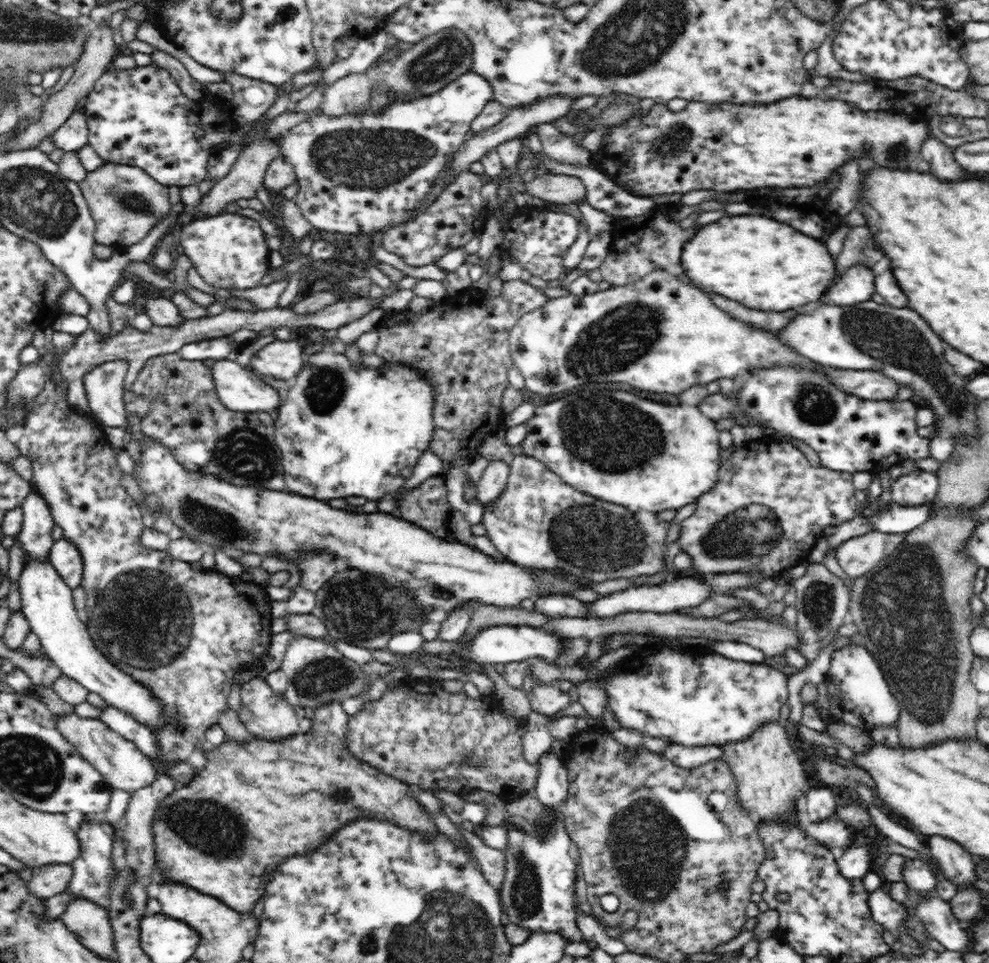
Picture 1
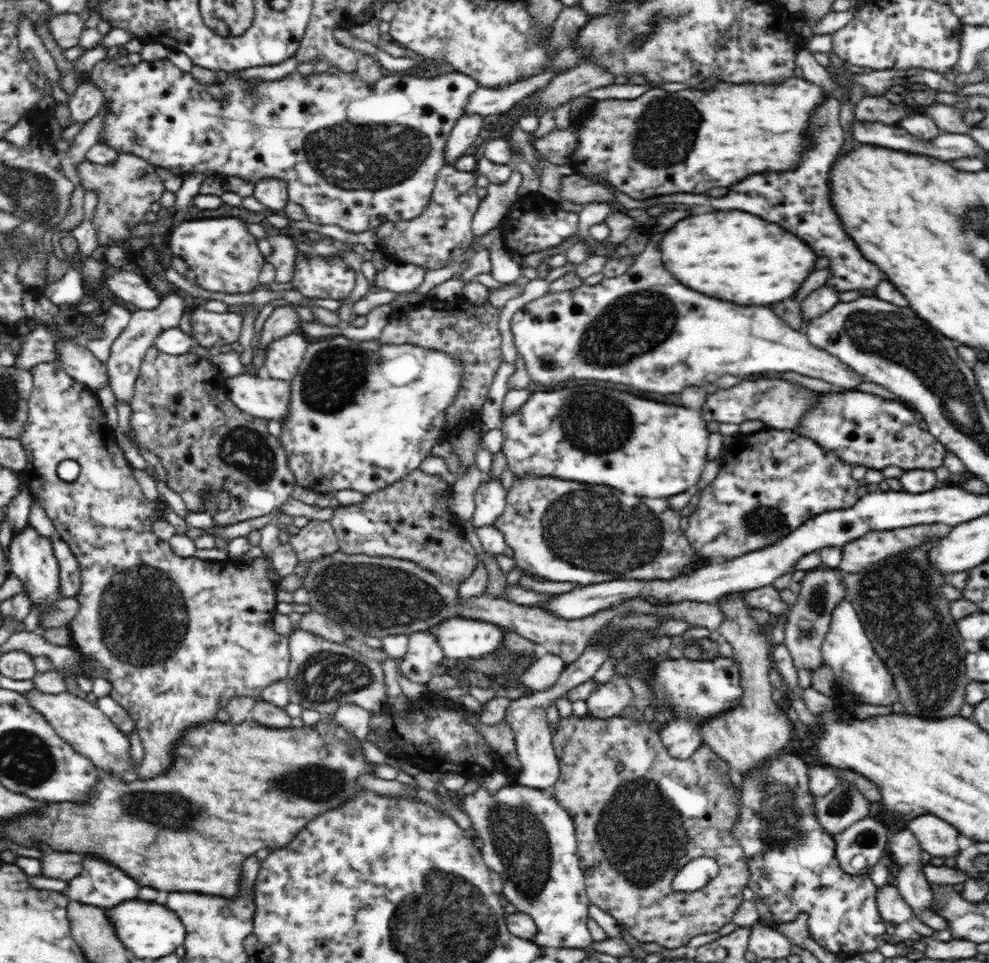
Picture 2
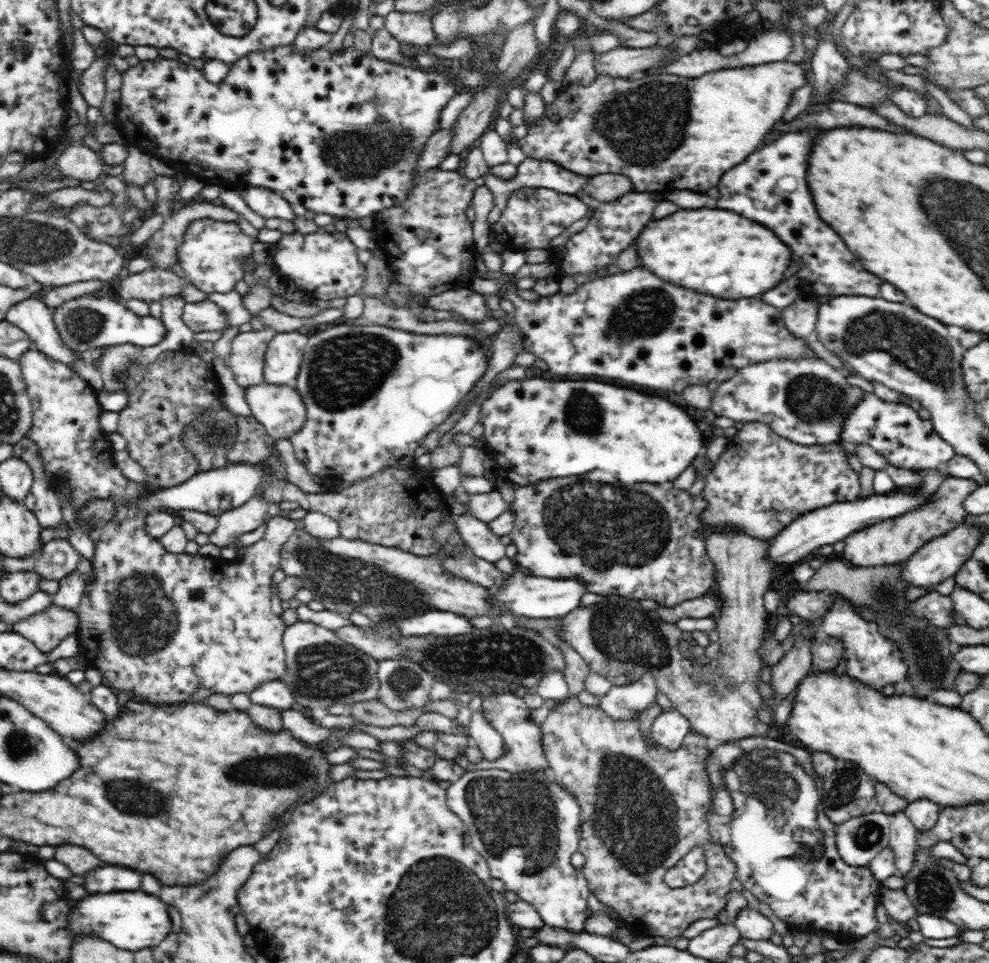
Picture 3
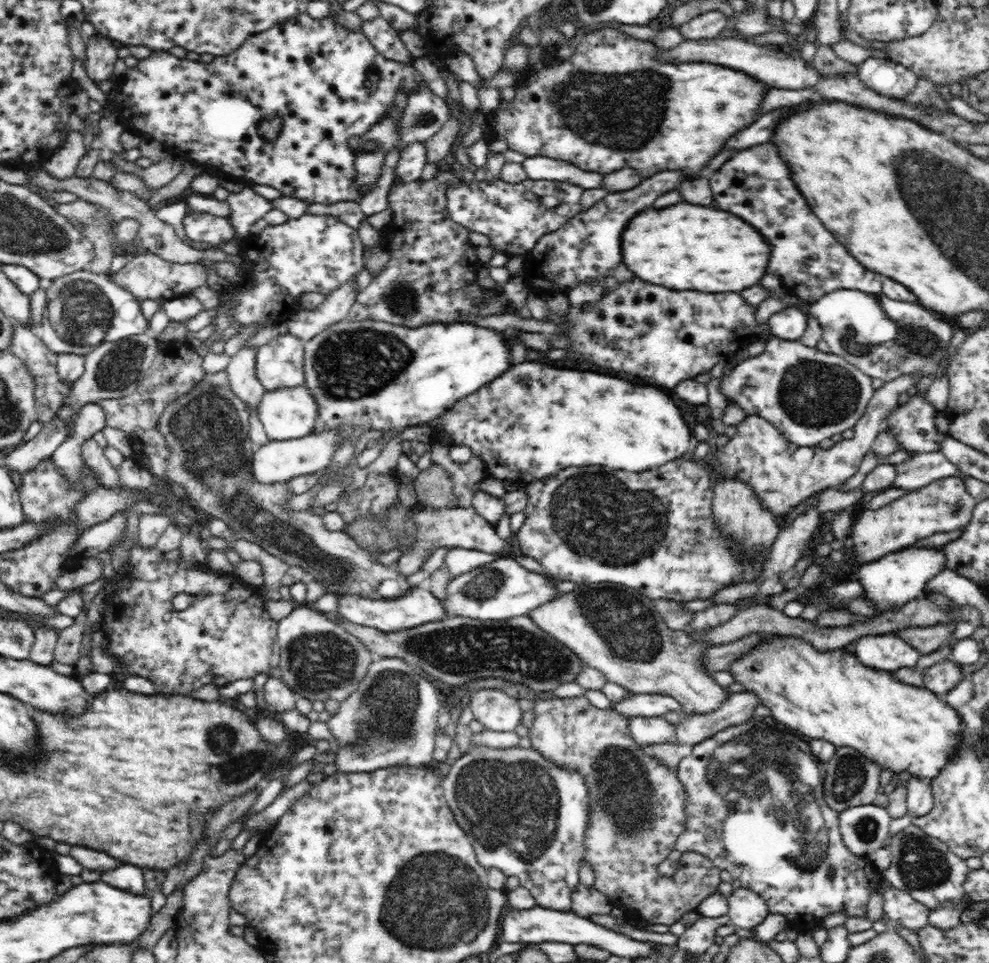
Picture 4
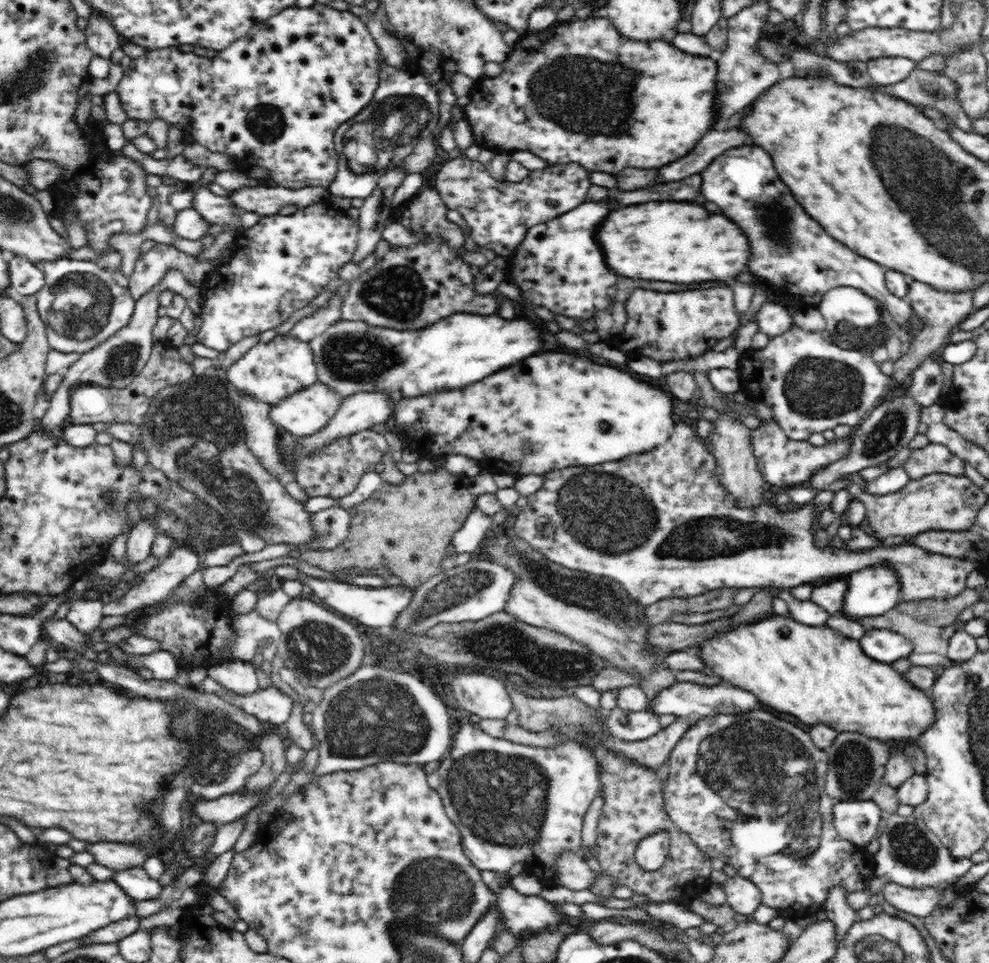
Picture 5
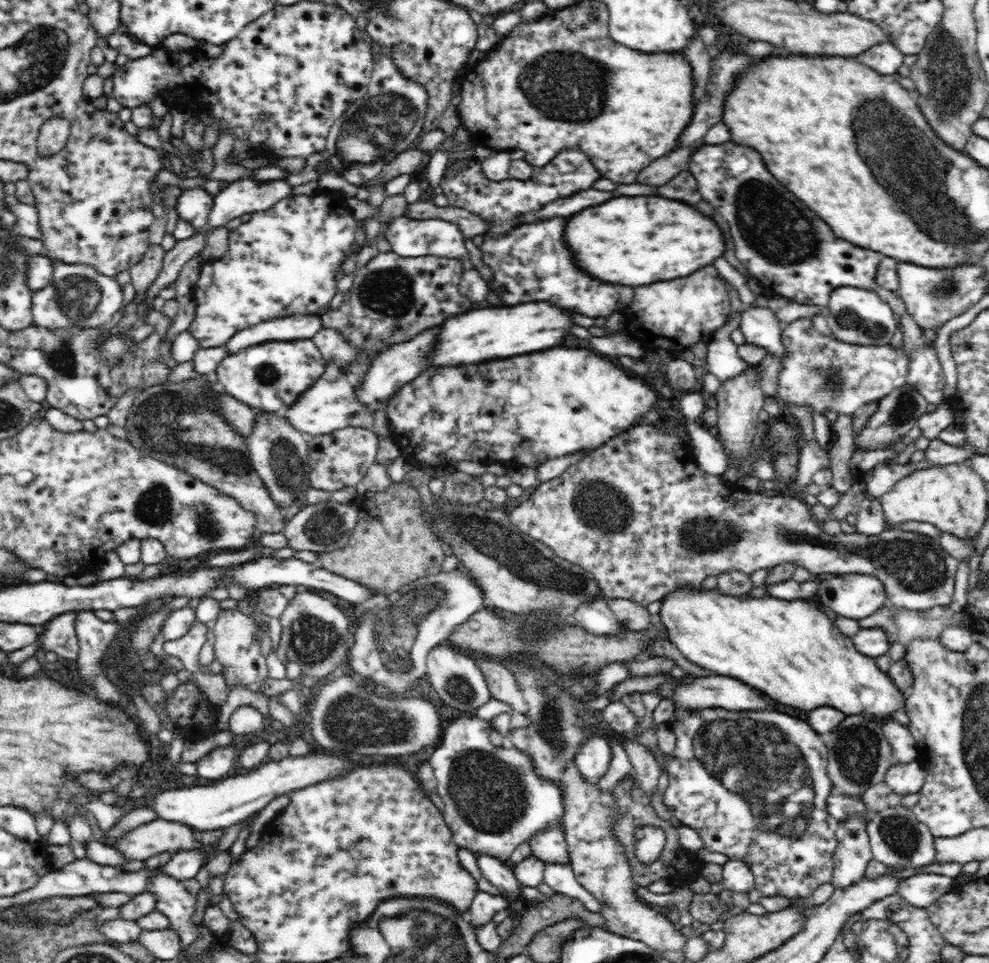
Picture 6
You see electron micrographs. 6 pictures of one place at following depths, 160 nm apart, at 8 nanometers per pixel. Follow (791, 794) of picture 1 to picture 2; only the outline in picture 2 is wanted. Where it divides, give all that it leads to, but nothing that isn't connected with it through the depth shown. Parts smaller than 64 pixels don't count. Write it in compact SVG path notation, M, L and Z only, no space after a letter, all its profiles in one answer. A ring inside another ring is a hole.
M746 590L730 592L716 601L724 614L717 630L733 648L733 657L730 658L740 665L740 681L743 687L740 704L734 710L726 710L714 718L704 720L699 727L703 742L728 763L730 773L735 778L748 774L752 768L764 764L768 758L782 754L790 742L792 730L784 707L776 705L772 700L773 687L768 677L768 671L773 666L770 651L772 645L763 631L763 626L750 617L748 612L754 608L745 601L745 592Z

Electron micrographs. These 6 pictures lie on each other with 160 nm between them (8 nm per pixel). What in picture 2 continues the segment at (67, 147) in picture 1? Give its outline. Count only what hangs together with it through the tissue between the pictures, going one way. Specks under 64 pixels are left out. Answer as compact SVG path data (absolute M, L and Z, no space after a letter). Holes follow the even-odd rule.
M90 81L78 84L74 94L70 96L68 108L70 110L71 124L86 124L94 118L103 104L104 95L99 88L93 86Z

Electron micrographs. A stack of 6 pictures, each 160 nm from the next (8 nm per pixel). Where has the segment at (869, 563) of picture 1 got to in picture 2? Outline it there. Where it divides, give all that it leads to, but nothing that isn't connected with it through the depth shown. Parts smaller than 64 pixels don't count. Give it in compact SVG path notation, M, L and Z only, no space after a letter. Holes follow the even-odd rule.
M916 524L914 526L894 528L892 530L870 531L861 536L861 538L848 542L842 550L842 558L838 569L843 572L854 574L864 570L869 565L874 565L875 562L883 561L890 556L898 556L904 550L912 550L918 548L924 542L932 543L938 534L937 524Z

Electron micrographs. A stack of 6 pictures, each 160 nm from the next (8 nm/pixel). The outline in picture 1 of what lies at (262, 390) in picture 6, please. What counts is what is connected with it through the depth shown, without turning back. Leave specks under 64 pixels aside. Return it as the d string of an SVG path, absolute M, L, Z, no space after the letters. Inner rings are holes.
M276 339L253 355L248 365L260 375L286 381L299 374L304 353L297 341Z

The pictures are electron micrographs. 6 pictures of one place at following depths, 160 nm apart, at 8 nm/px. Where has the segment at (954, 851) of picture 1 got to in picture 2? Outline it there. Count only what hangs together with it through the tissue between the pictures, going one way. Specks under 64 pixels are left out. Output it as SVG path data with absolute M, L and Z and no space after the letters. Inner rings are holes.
M922 814L908 820L908 826L923 850L932 857L939 856L952 863L953 857L961 851L958 845L959 832L946 820L933 814Z

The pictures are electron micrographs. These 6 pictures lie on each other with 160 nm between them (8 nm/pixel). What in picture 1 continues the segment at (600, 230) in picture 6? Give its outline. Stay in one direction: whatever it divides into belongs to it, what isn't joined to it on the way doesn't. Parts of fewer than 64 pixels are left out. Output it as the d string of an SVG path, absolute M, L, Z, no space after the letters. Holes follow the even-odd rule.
M766 216L722 218L720 222L704 226L696 234L696 238L682 248L680 263L684 267L684 273L700 290L726 296L748 308L756 308L764 312L796 310L810 302L818 302L822 294L836 282L836 262L822 242Z

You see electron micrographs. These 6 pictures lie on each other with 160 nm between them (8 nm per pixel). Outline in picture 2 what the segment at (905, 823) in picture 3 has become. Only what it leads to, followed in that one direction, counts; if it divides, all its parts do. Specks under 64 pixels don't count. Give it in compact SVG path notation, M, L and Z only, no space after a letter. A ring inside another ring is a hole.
M904 828L889 838L889 846L891 848L890 855L896 867L898 867L896 888L900 891L900 895L904 898L904 901L912 908L913 916L934 931L949 930L949 923L946 921L946 918L936 914L933 909L933 892L923 873L925 863L920 862L922 861L920 854L923 851L920 841L909 828Z

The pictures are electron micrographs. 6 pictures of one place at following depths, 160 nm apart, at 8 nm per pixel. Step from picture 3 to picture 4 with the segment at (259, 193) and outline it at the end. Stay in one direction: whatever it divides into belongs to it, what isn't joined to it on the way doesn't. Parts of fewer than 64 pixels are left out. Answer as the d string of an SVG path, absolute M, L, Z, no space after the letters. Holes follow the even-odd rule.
M249 185L229 193L226 202L231 209L228 221L232 223L236 235L244 238L249 236L250 226L273 209L271 202L256 194Z

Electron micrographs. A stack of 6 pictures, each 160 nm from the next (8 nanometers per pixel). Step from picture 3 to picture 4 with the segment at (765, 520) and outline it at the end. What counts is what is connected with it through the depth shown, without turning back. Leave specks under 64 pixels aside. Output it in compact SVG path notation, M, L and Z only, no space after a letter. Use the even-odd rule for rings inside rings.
M902 374L876 389L868 403L865 414L854 426L854 437L843 439L834 446L797 446L780 435L770 422L758 415L747 416L738 425L738 432L720 450L714 450L709 457L711 474L716 482L719 475L728 479L740 479L750 485L761 500L761 507L769 510L778 520L785 520L791 512L814 494L827 489L839 489L840 486L860 470L862 458L871 452L875 439L881 432L886 418L898 408L898 395L912 391L922 378L919 374ZM785 518L785 519L784 519Z

